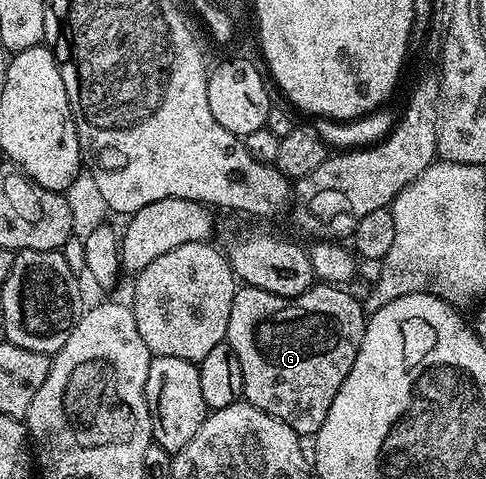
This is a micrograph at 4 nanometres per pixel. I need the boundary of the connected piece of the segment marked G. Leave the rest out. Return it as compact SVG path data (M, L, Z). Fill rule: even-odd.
M327 282L317 283L297 296L279 296L266 290L237 287L234 306L230 306L230 326L226 343L234 350L242 370L243 399L258 410L286 422L301 438L315 437L330 414L330 402L338 394L338 386L346 382L358 346L362 342L366 313L361 301L351 297L343 287Z

